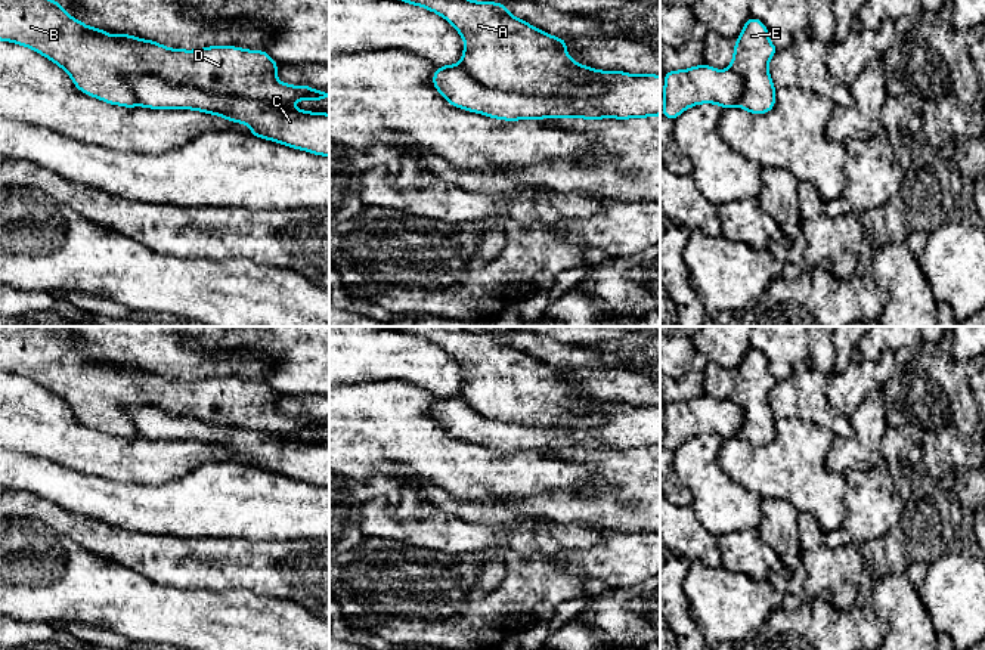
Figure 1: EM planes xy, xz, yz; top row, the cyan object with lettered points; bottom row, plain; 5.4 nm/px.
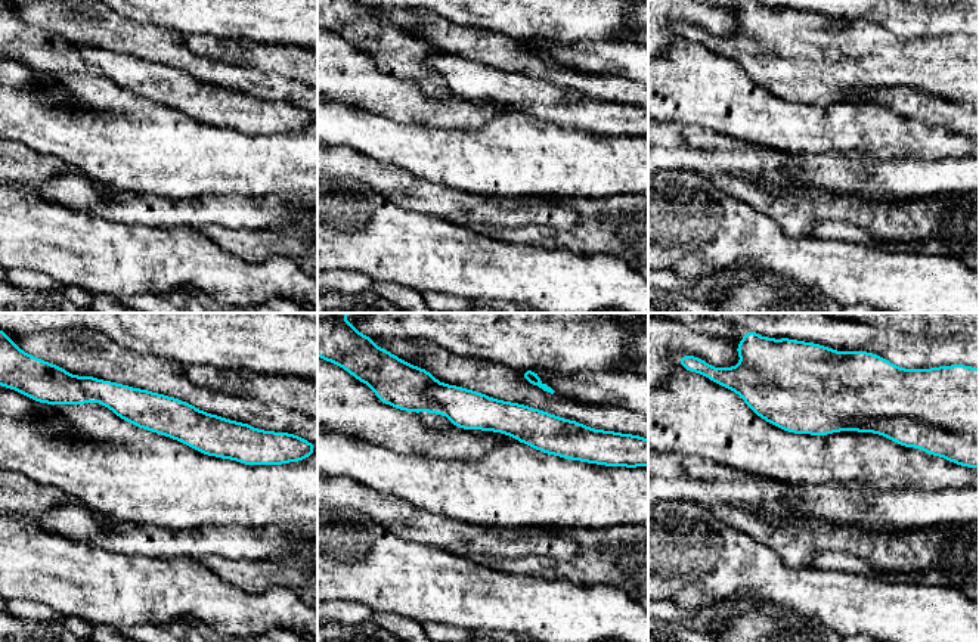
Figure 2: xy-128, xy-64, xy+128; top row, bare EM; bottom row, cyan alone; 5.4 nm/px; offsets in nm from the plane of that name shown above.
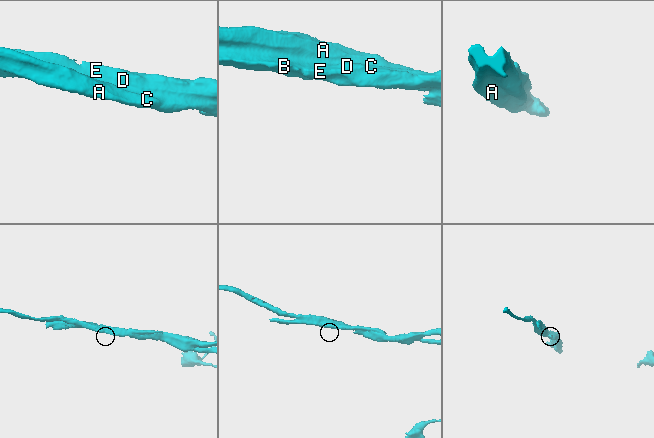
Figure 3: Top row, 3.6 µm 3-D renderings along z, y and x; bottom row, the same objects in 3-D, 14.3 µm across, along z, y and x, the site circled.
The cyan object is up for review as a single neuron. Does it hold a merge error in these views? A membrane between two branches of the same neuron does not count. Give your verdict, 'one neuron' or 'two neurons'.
two neurons

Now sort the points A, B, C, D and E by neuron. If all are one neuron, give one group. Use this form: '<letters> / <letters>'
A C / B D E

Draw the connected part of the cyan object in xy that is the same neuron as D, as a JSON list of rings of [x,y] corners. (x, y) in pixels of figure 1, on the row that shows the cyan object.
[[[0,0],[0,40],[32,49],[68,72],[80,92],[126,108],[139,106],[127,81],[136,74],[279,105],[329,98],[310,86],[281,83],[278,62],[264,50],[183,50],[128,34],[111,37],[69,16],[55,0]]]

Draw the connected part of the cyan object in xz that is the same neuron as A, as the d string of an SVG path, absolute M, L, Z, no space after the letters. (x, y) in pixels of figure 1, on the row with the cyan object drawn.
M403 0L409 4L428 9L449 21L459 32L464 43L461 66L480 84L487 89L511 90L520 93L536 93L540 96L595 96L604 87L595 81L595 71L573 61L566 47L566 38L554 37L536 27L511 15L502 3L474 0Z

